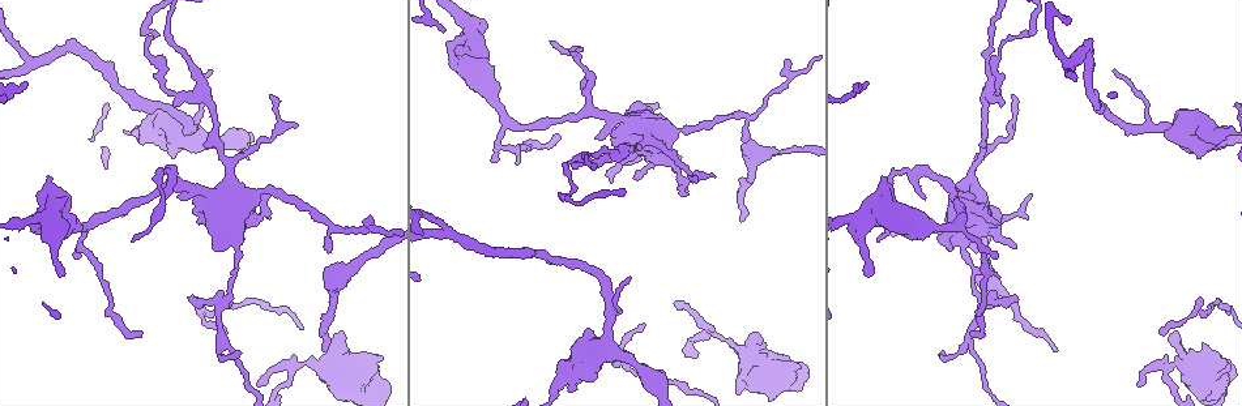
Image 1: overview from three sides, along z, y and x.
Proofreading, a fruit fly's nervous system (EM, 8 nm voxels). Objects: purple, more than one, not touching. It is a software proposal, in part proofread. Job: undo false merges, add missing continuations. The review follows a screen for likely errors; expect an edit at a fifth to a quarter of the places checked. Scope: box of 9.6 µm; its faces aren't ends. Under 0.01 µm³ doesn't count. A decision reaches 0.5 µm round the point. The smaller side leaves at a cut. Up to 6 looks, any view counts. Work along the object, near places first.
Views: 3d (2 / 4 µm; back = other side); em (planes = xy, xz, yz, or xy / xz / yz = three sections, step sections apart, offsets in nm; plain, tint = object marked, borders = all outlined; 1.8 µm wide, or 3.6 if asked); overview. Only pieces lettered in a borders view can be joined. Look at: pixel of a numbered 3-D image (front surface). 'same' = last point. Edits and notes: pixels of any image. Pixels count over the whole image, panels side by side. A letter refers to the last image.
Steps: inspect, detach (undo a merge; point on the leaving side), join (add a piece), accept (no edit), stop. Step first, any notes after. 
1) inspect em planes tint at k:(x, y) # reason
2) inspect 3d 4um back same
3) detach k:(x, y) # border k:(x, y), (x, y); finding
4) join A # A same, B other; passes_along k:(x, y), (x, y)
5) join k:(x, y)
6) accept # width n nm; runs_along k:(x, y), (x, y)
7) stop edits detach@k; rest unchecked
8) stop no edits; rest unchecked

inspect 3d 4um at 1:(222, 304) # three-way junction

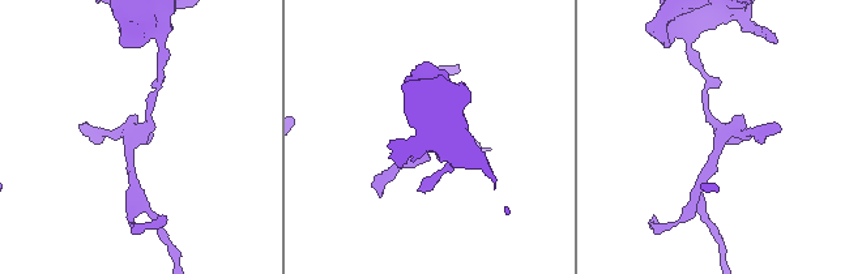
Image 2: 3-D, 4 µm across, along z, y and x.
inspect em yz step 8 tint at 2:(721, 137) # arms 3; shape alone is not enough

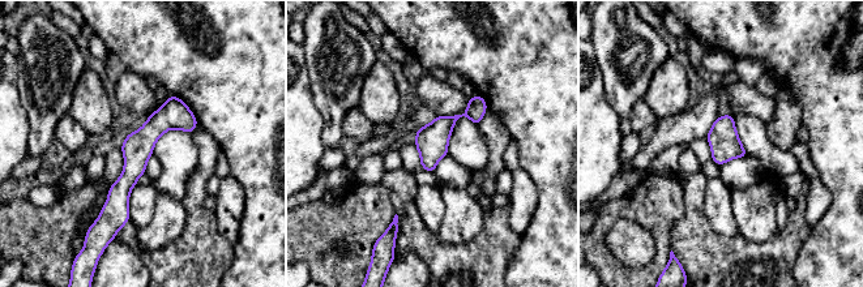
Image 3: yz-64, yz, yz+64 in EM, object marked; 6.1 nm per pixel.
inspect em planes borders same

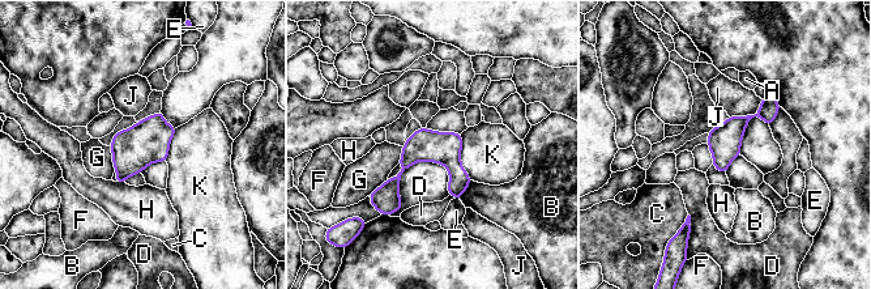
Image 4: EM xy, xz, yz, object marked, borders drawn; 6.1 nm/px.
accept # width 200 nm; A other, B other, C other, D other, E other, F other, G other, H other, J other, K other; border 4:(110, 147), (112, 165), (116, 170); continuous, no second neuron

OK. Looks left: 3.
inspect 3d 2um at 1:(740, 219) # branch stops here

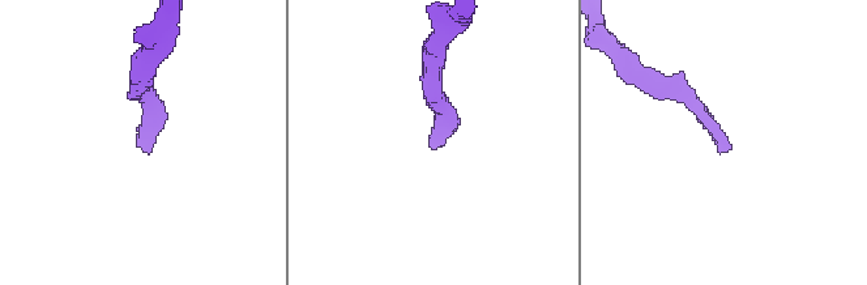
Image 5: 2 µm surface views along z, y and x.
inspect em xz step 16 borders at 5:(144, 148)

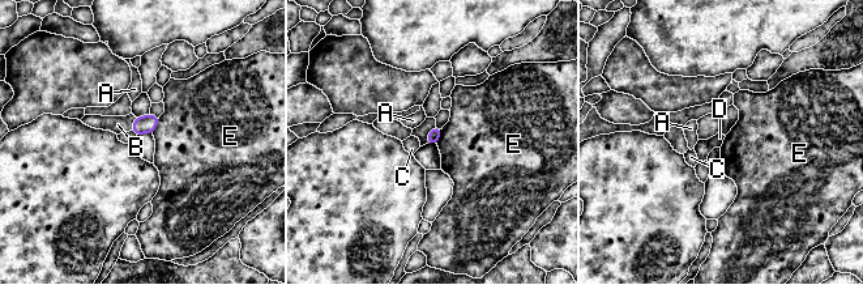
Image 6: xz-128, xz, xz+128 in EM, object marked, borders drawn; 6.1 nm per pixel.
join B # A other, B same, C other, D other, E other; passes_along 6:(142, 124), (133, 124), (118, 124); the neuron continues

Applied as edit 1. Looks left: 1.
stop edits join@6; rest unchecked

